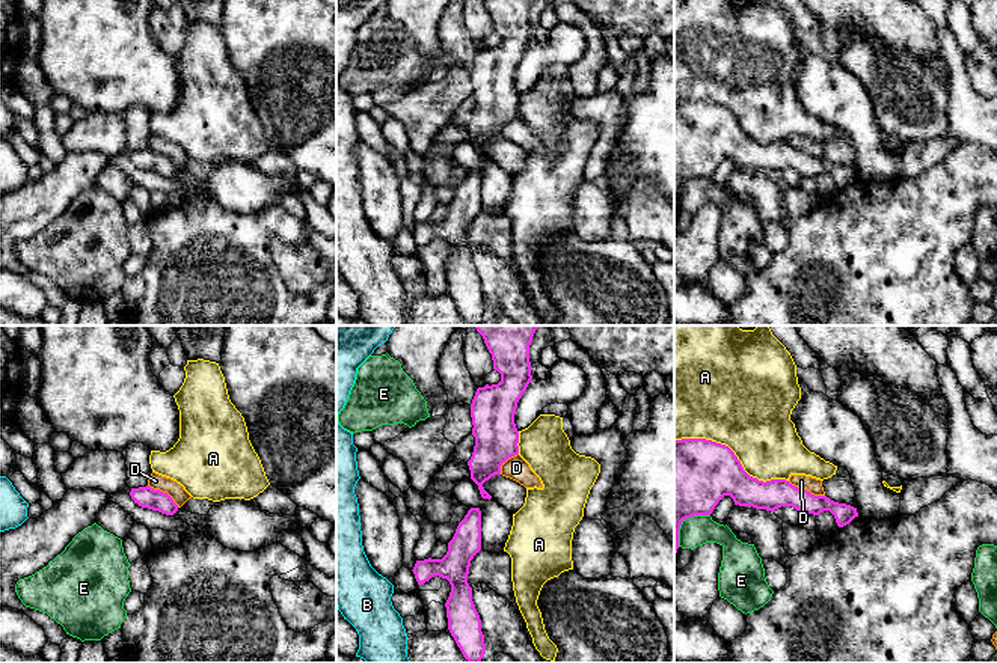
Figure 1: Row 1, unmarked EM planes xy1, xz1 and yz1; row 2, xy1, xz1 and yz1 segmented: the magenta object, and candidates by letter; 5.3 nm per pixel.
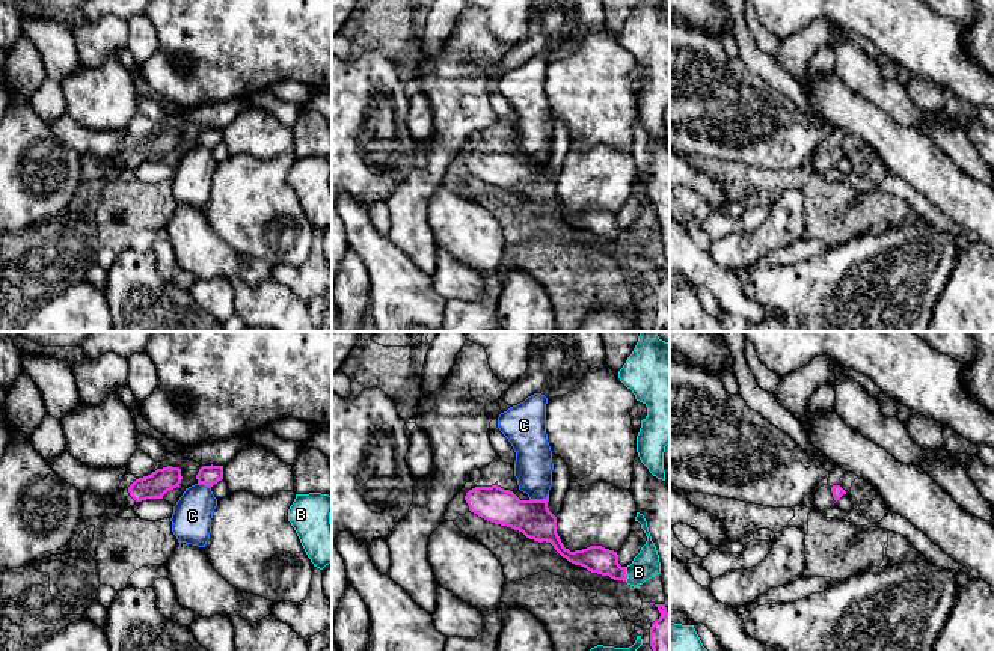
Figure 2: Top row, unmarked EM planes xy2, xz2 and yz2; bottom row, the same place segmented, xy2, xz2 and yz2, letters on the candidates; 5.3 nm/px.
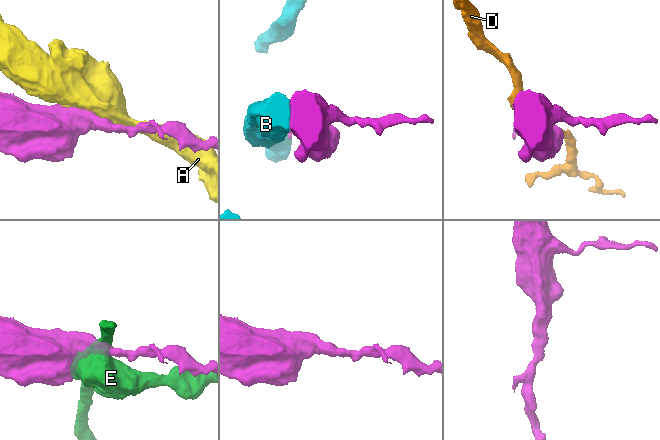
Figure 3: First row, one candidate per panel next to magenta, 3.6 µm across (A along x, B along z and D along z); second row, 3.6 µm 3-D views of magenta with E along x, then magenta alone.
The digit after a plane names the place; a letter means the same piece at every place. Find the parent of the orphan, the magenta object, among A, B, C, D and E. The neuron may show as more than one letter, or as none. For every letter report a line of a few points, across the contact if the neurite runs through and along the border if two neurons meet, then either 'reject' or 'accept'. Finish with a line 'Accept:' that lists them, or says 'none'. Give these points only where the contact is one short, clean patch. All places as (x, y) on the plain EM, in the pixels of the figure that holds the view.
A: reject
B: reject
C: reject
D: line yz1 (788, 143), (824, 158); reject
E: reject
Accept: none

